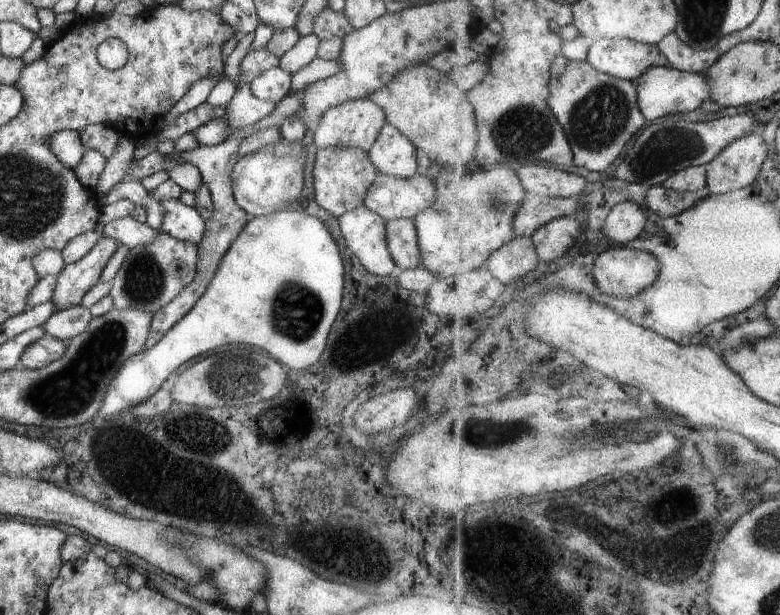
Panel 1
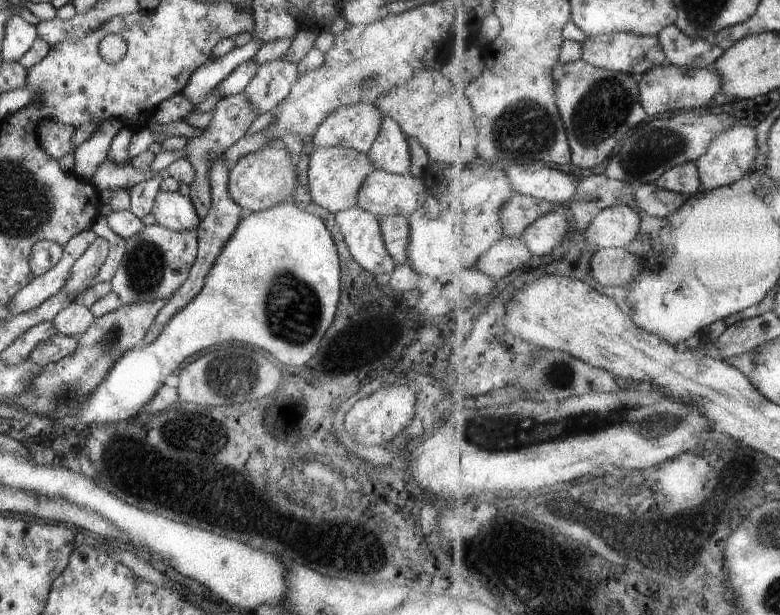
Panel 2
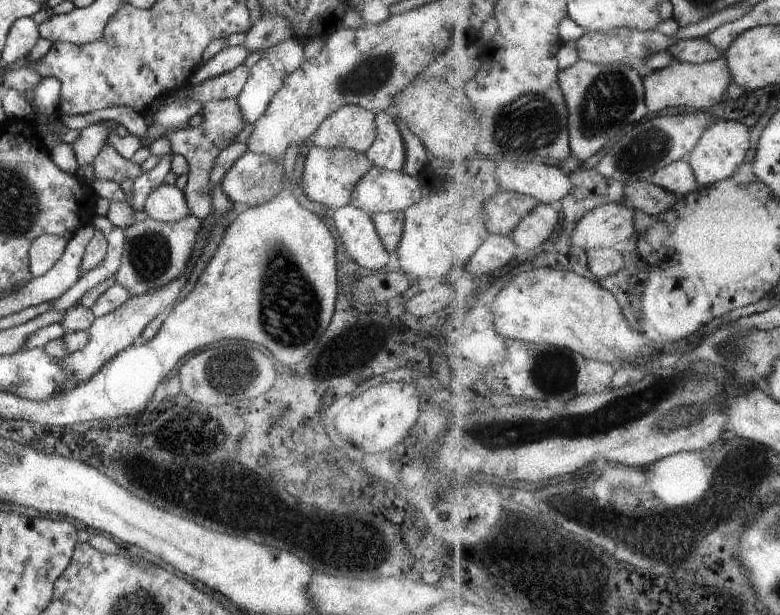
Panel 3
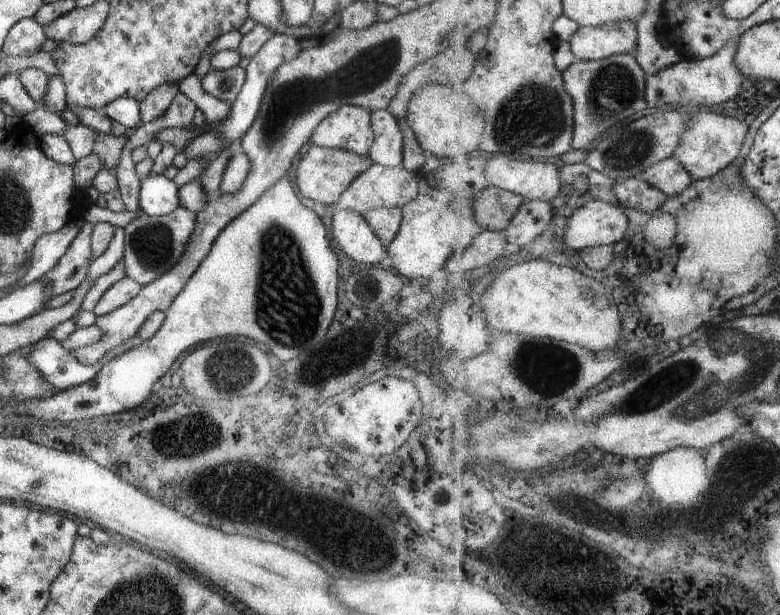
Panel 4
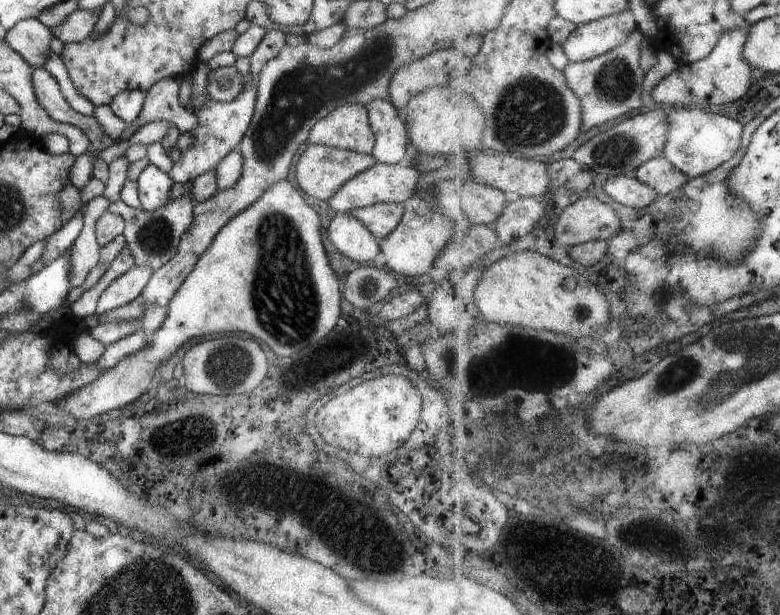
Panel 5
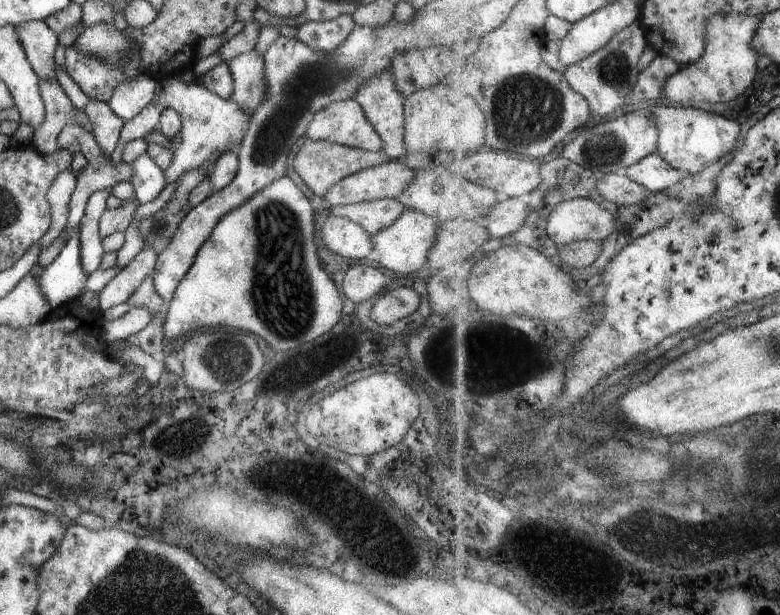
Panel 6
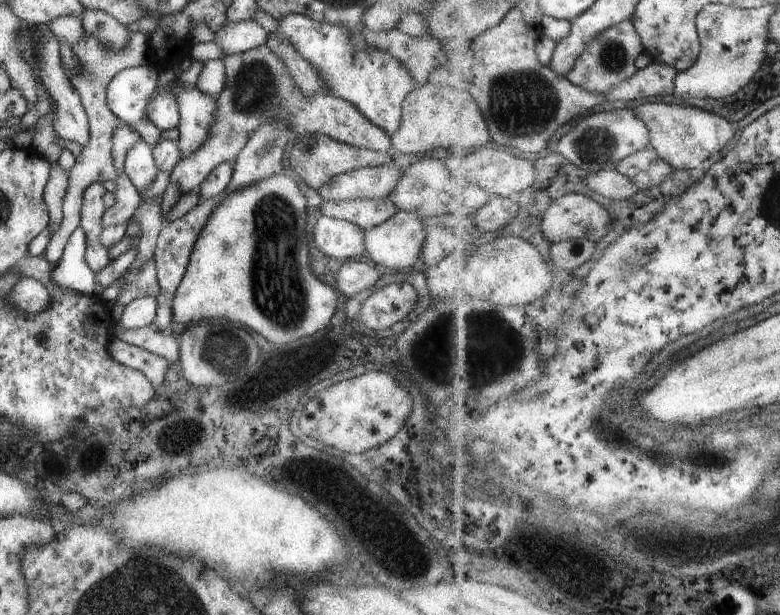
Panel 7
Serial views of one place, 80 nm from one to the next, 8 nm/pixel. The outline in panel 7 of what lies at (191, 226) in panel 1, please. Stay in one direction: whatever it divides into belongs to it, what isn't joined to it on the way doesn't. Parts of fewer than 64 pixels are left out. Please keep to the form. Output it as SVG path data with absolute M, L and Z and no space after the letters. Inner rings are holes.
M139 138L137 144L128 150L122 169L140 195L144 193L144 189L149 188L158 168L153 160L151 147L143 139Z

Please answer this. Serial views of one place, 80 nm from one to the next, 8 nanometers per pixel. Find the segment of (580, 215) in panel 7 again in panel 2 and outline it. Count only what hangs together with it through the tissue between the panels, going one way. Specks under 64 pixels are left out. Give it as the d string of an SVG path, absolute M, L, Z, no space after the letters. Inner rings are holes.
M622 204L600 212L583 232L593 250L602 248L626 248L642 230L638 209Z

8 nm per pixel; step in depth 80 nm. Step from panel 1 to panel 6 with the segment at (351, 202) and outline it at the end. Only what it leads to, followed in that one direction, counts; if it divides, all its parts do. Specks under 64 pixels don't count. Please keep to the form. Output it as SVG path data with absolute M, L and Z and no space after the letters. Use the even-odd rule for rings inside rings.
M303 138L297 145L294 156L294 170L300 176L305 186L313 194L322 197L327 189L335 184L340 178L353 174L361 169L377 166L389 161L381 151L364 151L355 147L346 147L326 141L314 141Z

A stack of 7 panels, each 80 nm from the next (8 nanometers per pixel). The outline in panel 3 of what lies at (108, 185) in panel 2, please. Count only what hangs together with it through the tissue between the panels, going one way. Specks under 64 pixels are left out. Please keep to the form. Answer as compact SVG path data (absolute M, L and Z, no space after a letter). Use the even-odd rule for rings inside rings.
M108 143L92 162L95 181L113 181L118 185L125 179L135 180L143 171L140 165L123 159Z

